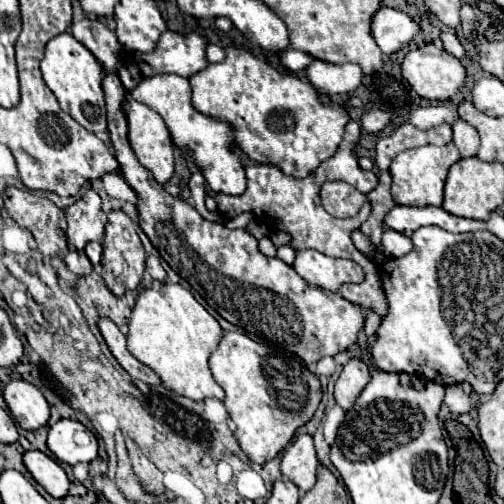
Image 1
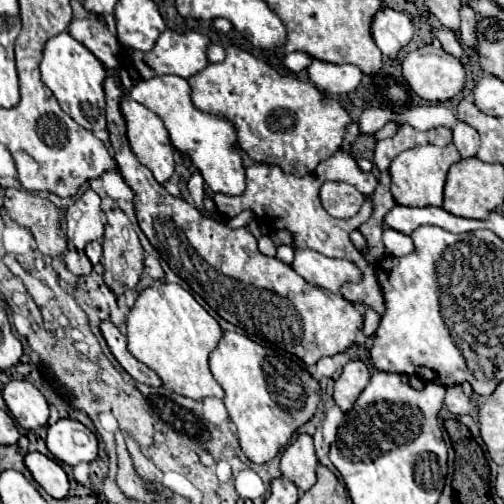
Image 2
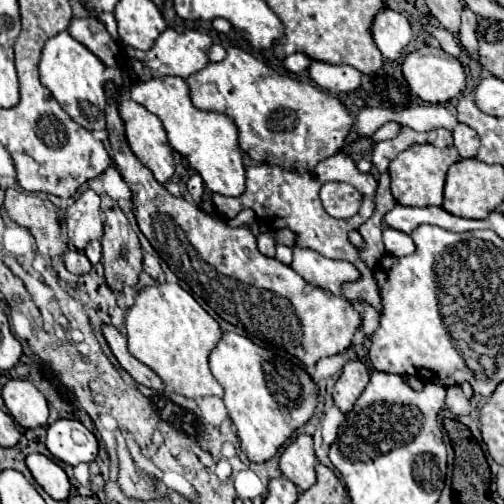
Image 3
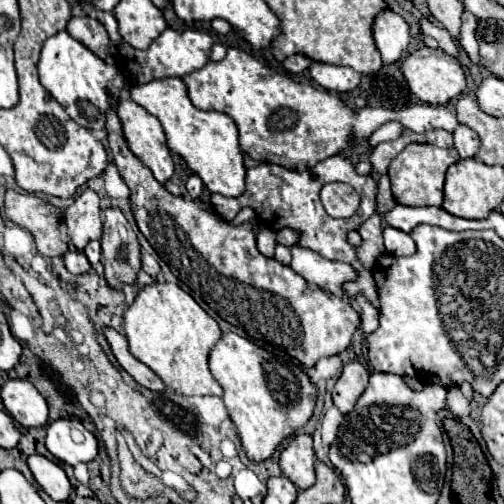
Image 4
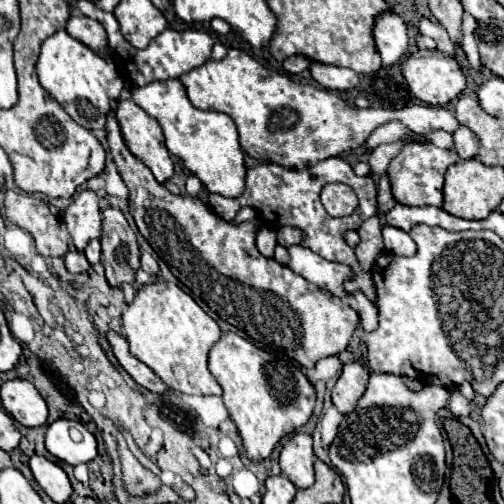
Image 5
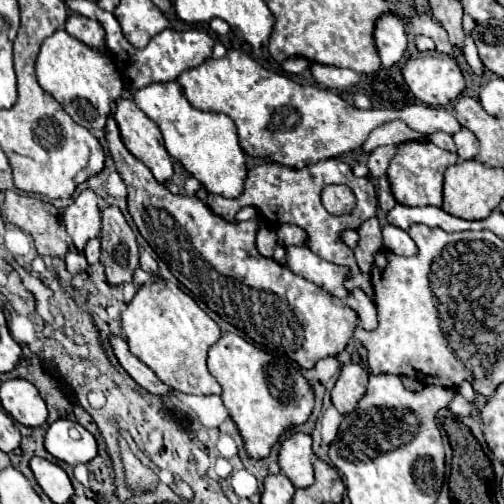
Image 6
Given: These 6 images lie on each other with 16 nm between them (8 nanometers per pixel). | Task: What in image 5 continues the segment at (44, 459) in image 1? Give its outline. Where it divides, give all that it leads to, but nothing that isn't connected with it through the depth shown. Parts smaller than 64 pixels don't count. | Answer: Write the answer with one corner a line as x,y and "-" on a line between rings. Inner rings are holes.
30,456
28,466
36,478
36,482
40,484
40,488
54,500
54,502
66,502
72,494
72,484
66,476
66,472
56,464
50,462
44,456

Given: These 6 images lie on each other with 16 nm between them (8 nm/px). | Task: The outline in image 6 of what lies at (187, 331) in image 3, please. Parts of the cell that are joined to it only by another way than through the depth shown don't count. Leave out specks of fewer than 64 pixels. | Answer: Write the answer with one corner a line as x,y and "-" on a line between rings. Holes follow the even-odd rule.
154,280
144,284
134,300
124,308
122,312
122,330
126,334
130,352
142,360
148,368
154,370
154,374
172,390
176,392
184,392
184,394
222,394
220,384
216,382
216,378
208,372
206,366
206,358
208,358
208,348
220,338
220,328
218,324
184,292
180,290
176,284
164,282
164,280

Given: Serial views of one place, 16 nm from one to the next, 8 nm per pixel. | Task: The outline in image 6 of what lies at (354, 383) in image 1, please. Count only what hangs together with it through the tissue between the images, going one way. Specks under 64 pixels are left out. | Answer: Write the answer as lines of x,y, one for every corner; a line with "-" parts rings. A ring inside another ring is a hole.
344,364
342,374
332,390
332,404
338,408
340,414
350,414
358,400
364,396
368,386
368,370
360,364

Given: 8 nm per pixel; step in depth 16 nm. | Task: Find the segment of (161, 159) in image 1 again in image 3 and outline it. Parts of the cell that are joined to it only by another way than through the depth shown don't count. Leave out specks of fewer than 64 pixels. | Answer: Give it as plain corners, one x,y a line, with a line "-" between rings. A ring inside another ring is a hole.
124,96
120,100
120,116
124,120
124,126
126,126
126,138
128,138
128,144
132,148
132,152
136,154
136,158
152,170
154,178
164,184
172,174
174,174
174,158
172,158
172,148
168,144
168,136
166,136
166,130
162,126
162,120
152,114
150,110
146,110
142,104
136,104
132,98

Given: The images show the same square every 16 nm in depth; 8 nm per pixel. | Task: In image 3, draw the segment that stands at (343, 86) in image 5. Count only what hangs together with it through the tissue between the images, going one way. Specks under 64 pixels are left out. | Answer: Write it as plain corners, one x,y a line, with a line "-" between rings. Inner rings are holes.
312,60
308,68
310,80
328,94
348,94
360,86
362,74
354,66
336,66

